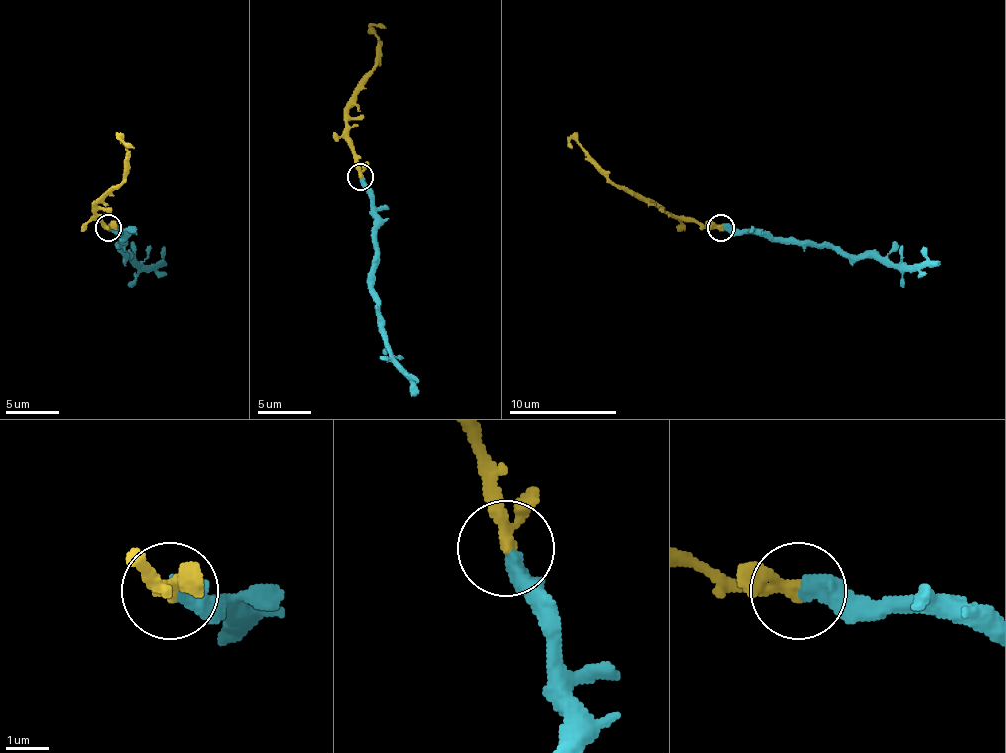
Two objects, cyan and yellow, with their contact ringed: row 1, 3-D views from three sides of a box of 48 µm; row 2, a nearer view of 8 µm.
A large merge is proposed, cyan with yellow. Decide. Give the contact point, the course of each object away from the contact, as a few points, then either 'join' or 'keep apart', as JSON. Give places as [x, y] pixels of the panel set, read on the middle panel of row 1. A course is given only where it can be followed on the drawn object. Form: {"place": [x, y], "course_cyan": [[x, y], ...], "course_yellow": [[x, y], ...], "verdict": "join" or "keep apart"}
{"place": [360, 177], "course_cyan": [[359, 177], [370, 196], [373, 218], [373, 287], [378, 306], [378, 330], [394, 365], [410, 381], [416, 395]], "course_yellow": [[359, 177], [359, 158], [351, 148], [349, 107], [359, 83], [376, 67], [378, 35], [373, 27], [386, 27]], "verdict": "join"}

